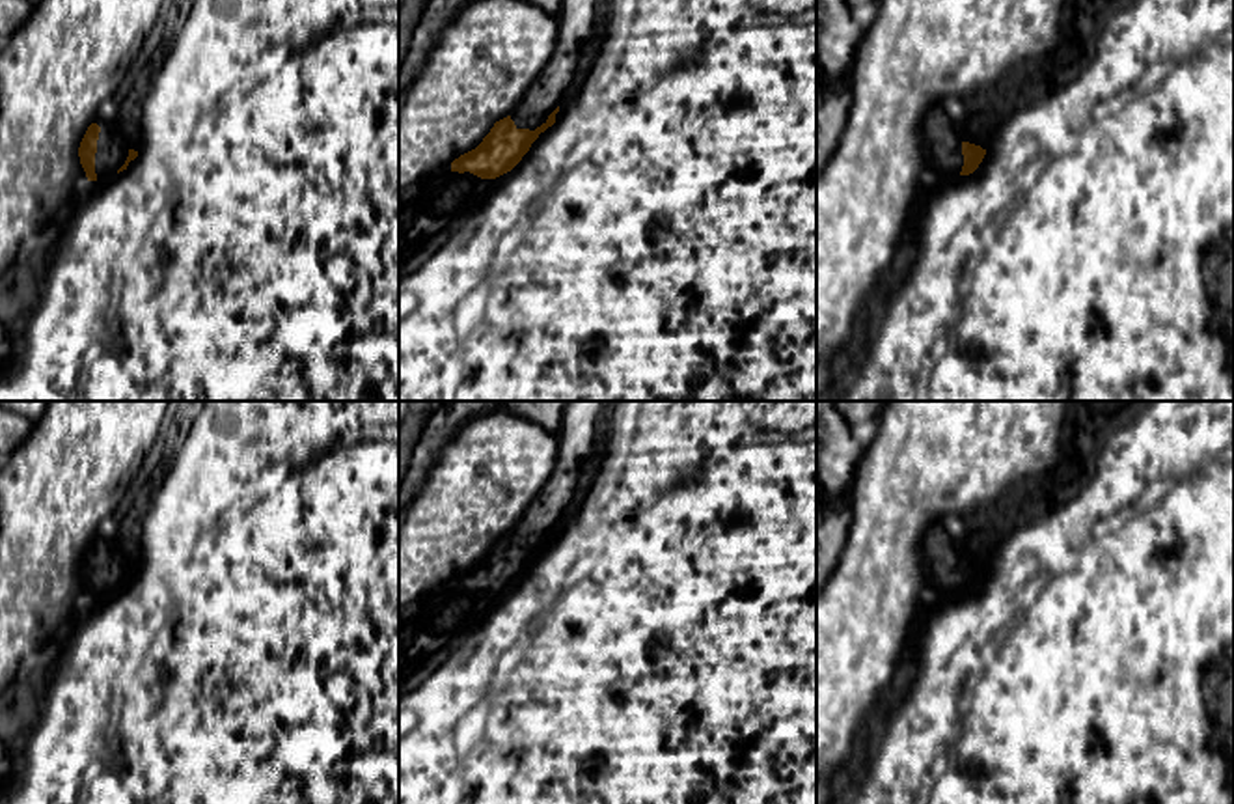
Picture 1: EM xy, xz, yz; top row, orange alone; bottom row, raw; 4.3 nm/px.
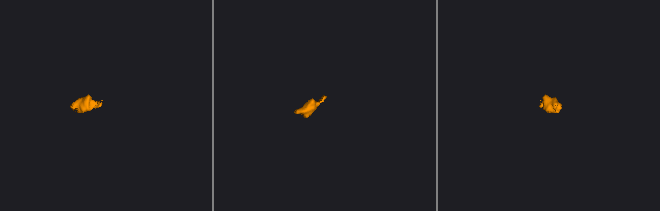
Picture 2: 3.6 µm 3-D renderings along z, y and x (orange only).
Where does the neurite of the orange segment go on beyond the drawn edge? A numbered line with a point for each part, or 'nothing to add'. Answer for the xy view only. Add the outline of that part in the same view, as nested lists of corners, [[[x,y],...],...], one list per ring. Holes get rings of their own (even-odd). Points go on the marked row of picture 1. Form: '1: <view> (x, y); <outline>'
1: xy (112, 152); [[[101,127],[95,153],[97,181],[110,179],[125,164],[129,147],[125,138],[112,127]]]

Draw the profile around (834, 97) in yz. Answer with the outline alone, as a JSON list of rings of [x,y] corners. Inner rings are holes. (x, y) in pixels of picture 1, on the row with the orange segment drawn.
[[[816,73],[816,175],[828,166],[852,106],[852,78],[833,80]]]

